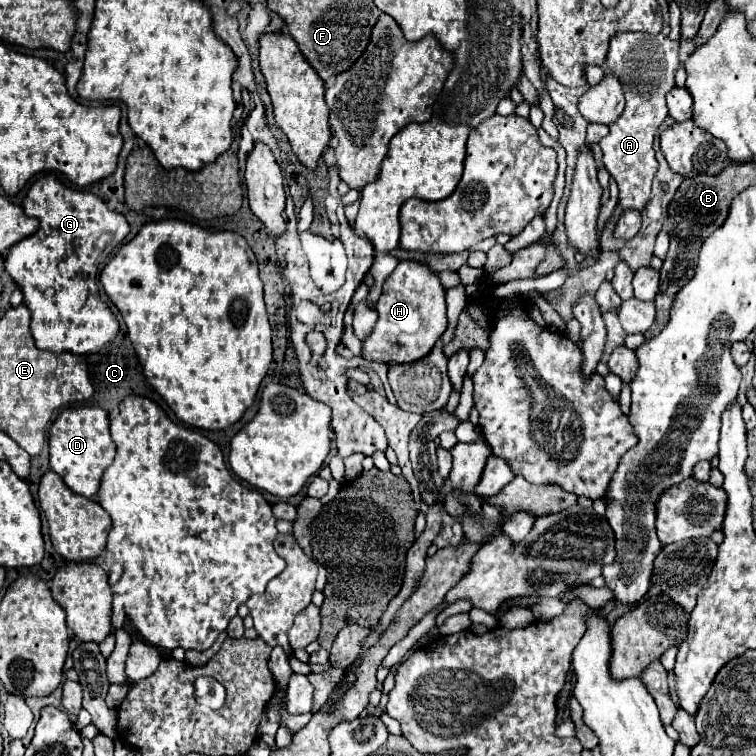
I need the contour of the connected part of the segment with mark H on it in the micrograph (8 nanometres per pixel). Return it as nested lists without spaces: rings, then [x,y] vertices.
[[[401,261],[395,271],[385,279],[383,293],[375,305],[379,315],[371,335],[363,339],[361,357],[387,365],[417,361],[433,349],[437,339],[447,329],[447,309],[443,285],[437,273],[417,261]]]

